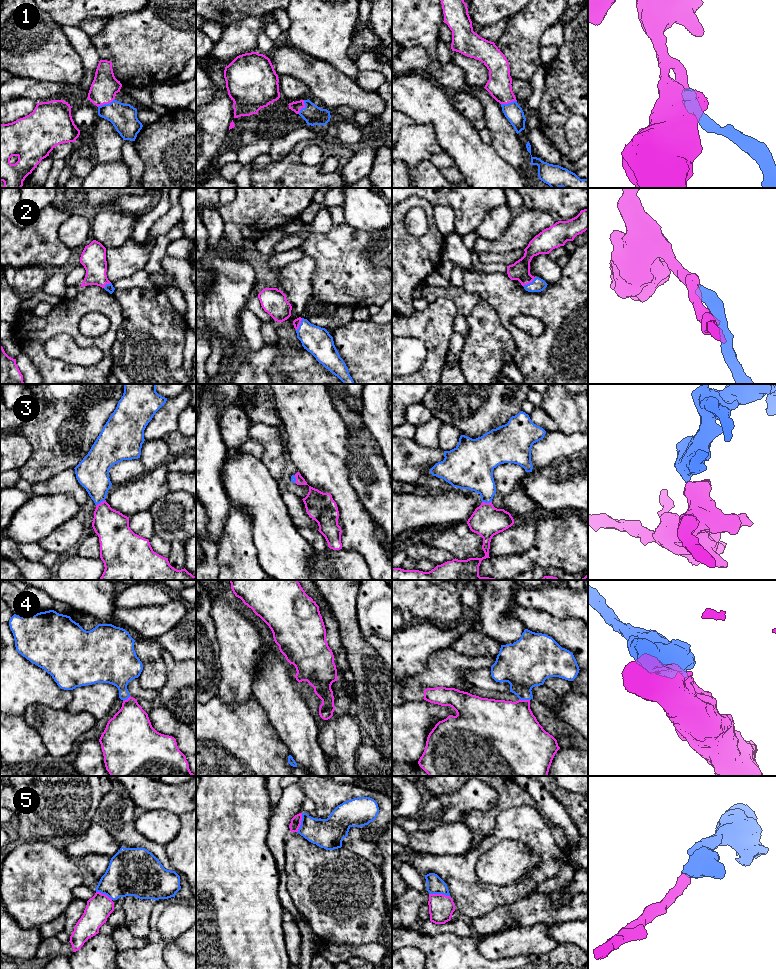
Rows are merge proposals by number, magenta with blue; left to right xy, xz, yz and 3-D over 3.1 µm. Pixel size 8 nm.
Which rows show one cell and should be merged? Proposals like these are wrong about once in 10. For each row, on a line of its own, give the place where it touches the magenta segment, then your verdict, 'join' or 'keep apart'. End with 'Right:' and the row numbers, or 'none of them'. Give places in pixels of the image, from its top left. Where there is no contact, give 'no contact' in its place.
1: contact xy (106, 103); join
2: contact yz (529, 282); join
3: contact yz (487, 503); join
4: contact yz (524, 700); join
5: contact yz (440, 894); join
Right: 1, 2, 3, 4, 5

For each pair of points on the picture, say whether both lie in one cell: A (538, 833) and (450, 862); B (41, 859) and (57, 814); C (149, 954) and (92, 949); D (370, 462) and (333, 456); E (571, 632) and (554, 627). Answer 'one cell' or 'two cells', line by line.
A: one cell
B: two cells
C: two cells
D: two cells
E: one cell

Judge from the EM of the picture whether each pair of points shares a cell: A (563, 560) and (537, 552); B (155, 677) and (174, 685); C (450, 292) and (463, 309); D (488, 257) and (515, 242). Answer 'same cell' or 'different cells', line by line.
A: same cell
B: different cells
C: same cell
D: different cells

